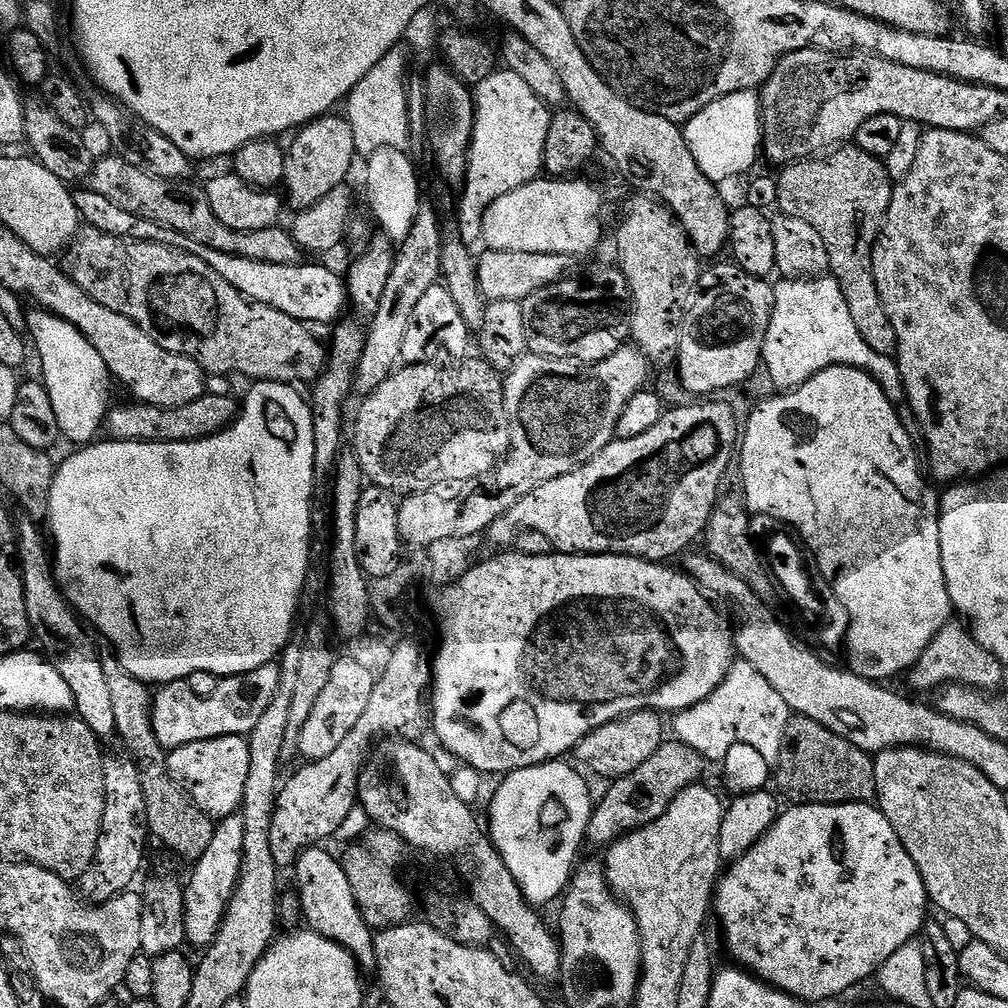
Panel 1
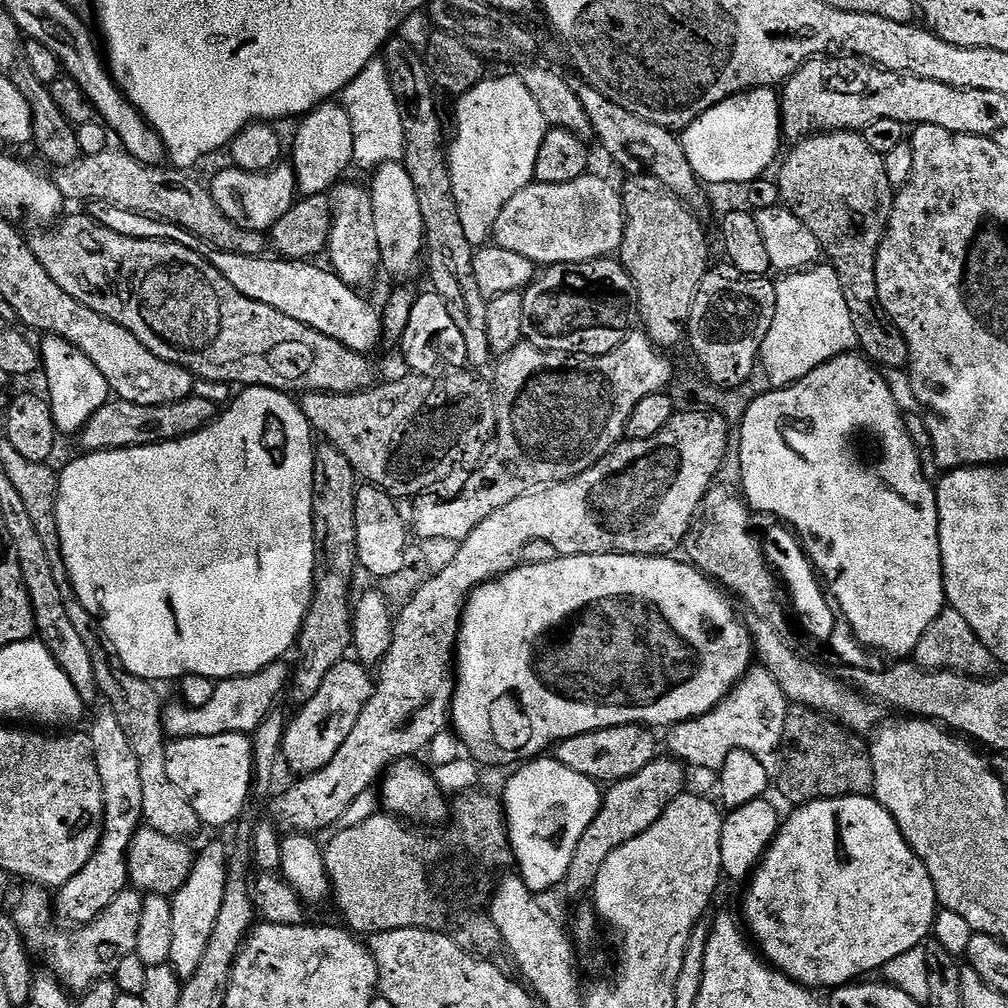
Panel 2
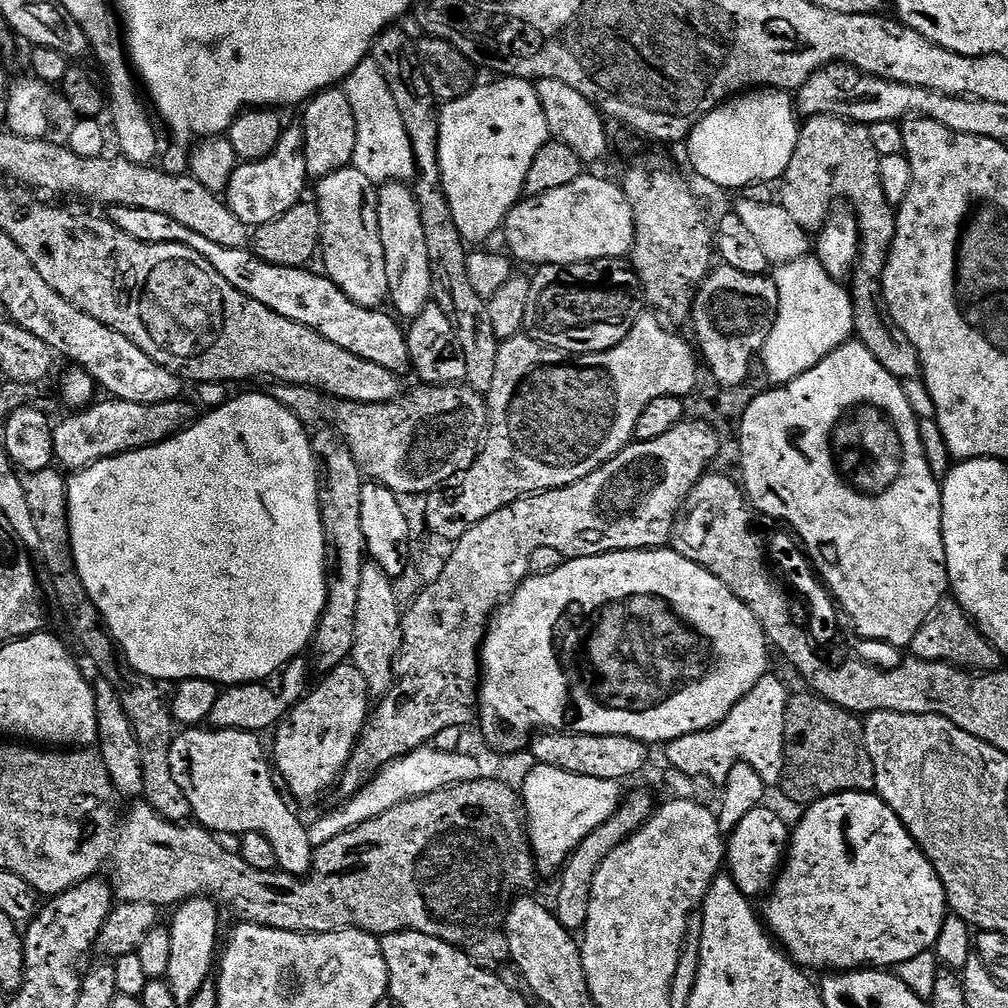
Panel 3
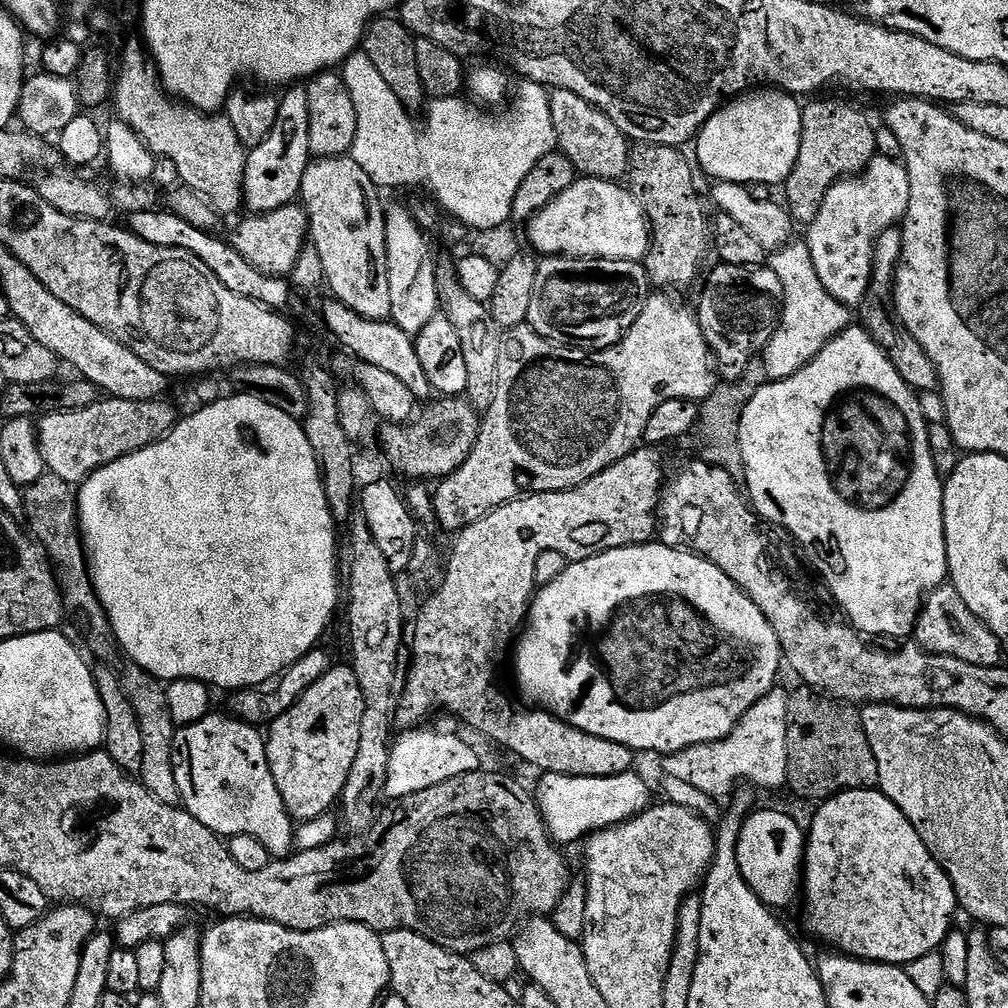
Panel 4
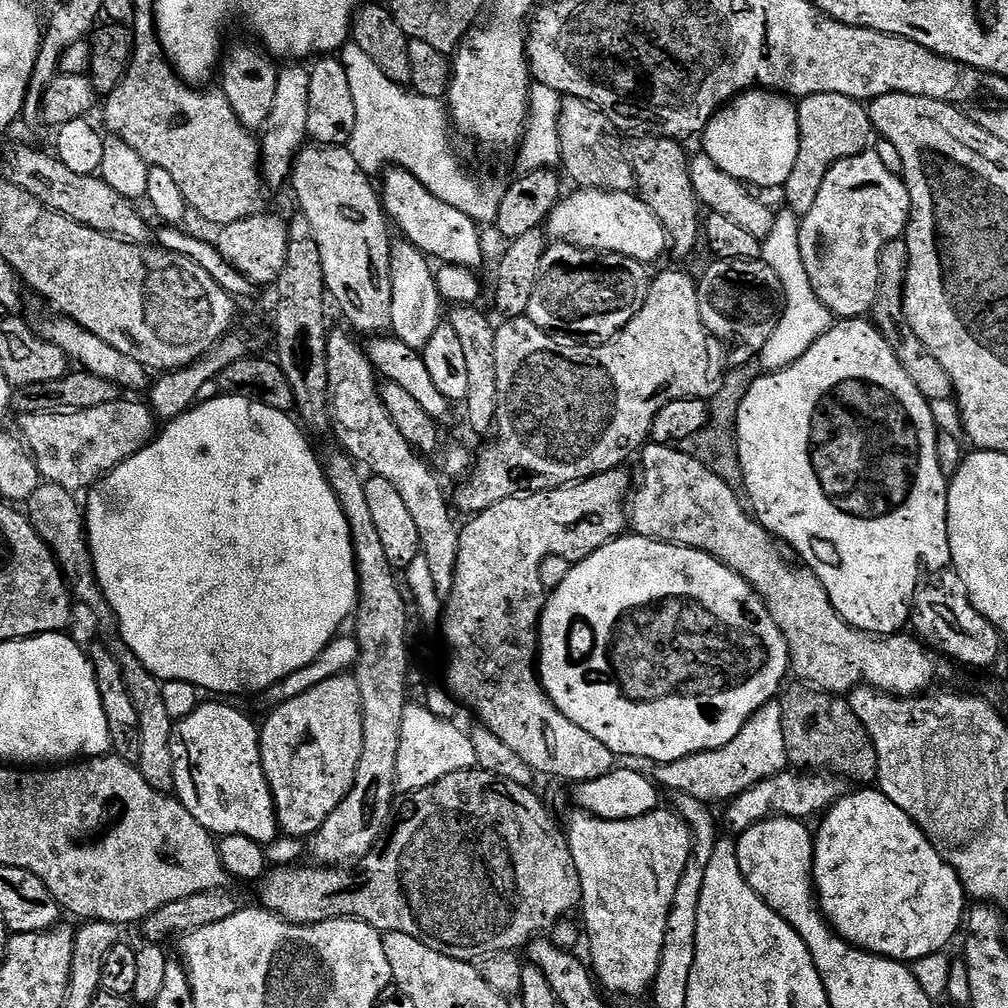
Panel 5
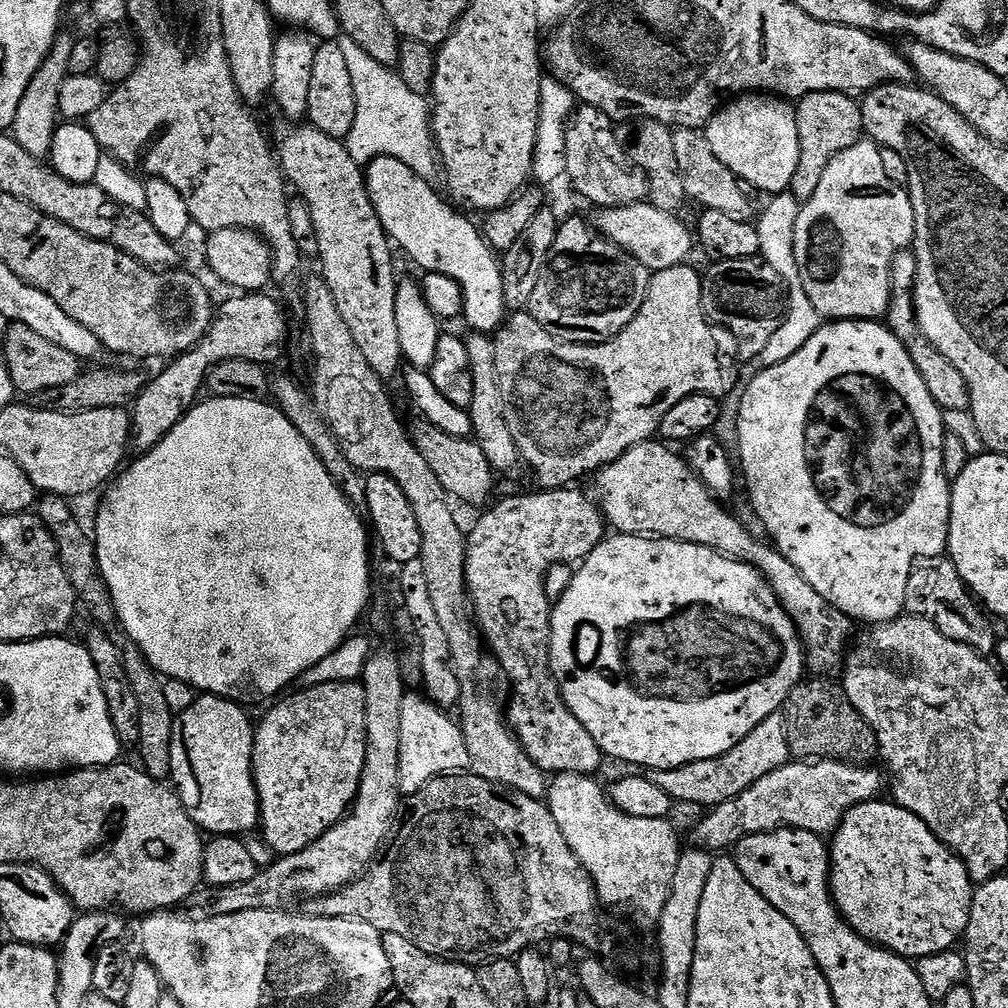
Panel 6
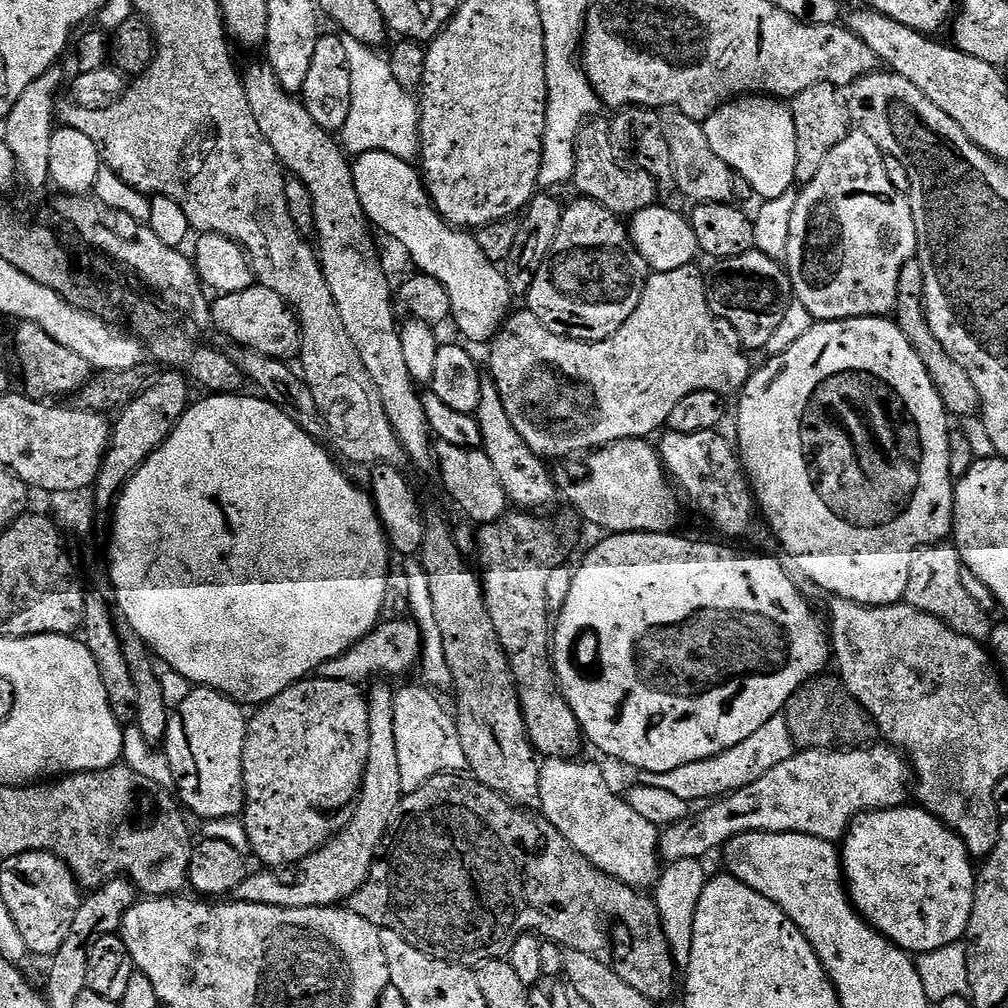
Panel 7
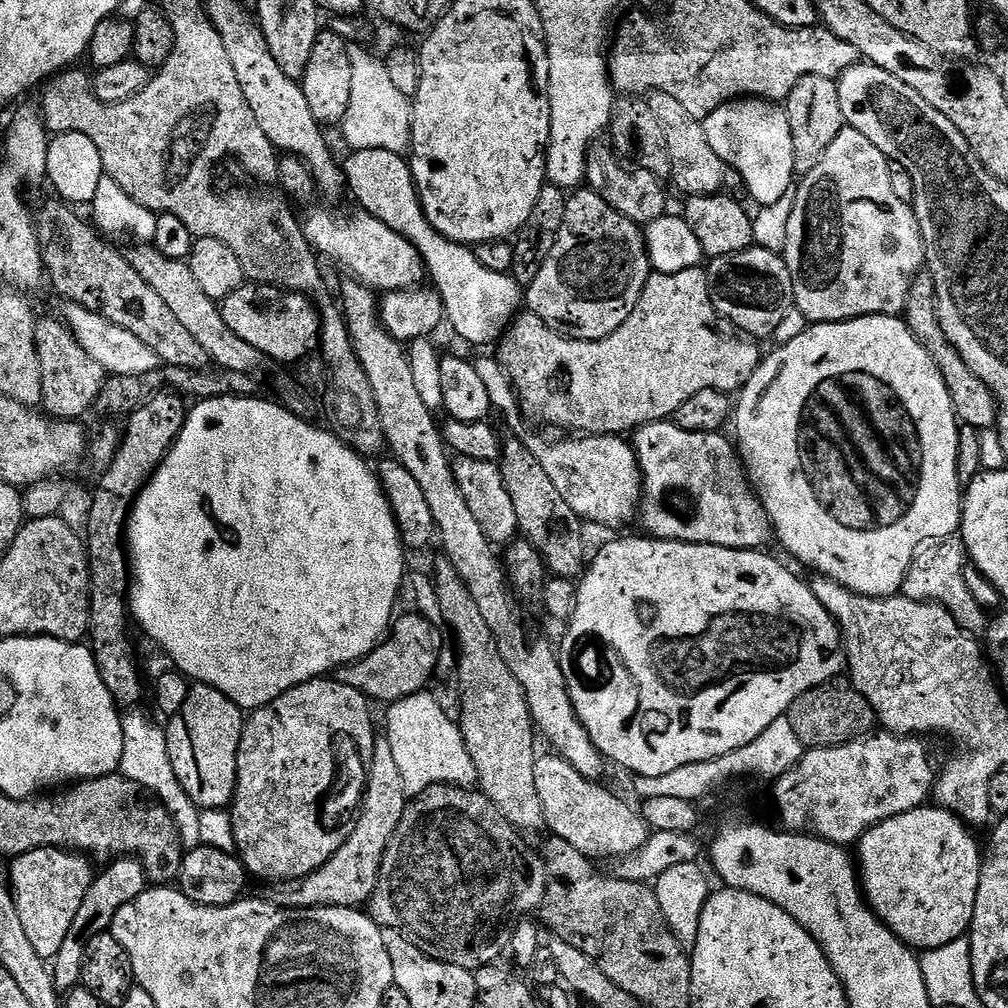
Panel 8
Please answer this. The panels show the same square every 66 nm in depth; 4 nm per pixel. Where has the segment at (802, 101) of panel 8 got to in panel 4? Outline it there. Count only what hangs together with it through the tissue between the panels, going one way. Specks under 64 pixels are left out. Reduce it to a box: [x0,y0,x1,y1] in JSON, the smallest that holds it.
[782,100,876,226]

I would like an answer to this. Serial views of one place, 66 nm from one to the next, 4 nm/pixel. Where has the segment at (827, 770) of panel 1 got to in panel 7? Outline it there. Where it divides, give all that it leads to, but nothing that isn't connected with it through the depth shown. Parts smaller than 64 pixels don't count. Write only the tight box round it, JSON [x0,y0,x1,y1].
[786,678,880,752]

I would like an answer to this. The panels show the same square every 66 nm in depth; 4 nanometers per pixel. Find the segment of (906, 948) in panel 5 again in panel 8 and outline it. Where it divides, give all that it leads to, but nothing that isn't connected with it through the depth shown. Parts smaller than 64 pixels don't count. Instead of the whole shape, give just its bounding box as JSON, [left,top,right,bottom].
[858,806,982,950]

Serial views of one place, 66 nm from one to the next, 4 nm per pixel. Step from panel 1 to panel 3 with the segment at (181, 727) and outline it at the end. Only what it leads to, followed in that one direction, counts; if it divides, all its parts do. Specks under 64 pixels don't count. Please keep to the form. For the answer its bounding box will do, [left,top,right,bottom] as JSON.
[207,658,310,734]

